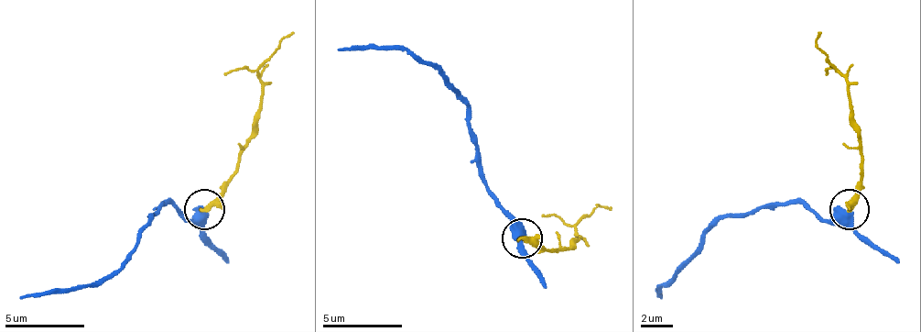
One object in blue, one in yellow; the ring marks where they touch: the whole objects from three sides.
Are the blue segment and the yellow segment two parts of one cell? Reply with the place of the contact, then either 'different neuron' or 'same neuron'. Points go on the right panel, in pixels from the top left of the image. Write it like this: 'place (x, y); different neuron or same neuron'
place (850, 209); different neuron

